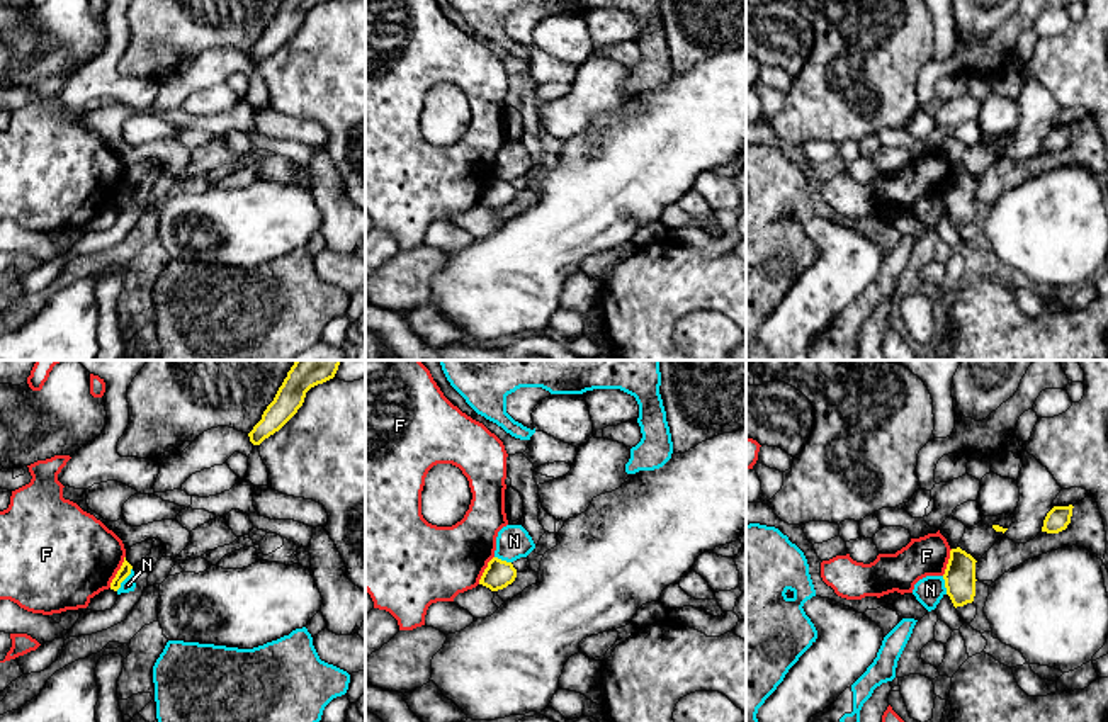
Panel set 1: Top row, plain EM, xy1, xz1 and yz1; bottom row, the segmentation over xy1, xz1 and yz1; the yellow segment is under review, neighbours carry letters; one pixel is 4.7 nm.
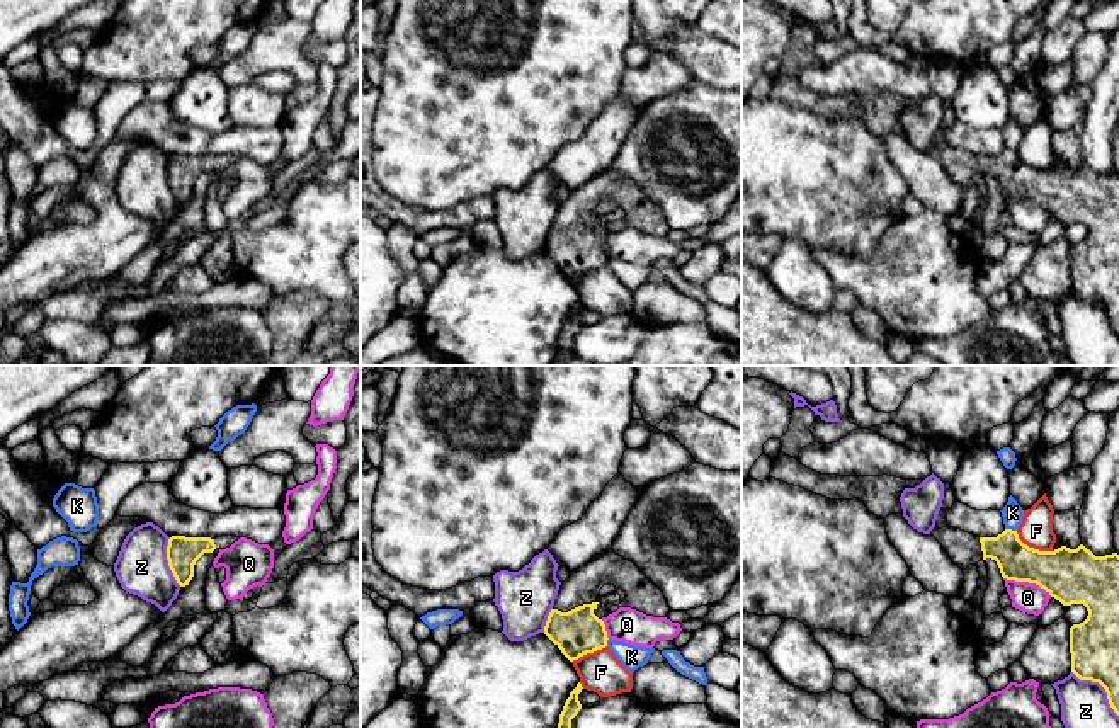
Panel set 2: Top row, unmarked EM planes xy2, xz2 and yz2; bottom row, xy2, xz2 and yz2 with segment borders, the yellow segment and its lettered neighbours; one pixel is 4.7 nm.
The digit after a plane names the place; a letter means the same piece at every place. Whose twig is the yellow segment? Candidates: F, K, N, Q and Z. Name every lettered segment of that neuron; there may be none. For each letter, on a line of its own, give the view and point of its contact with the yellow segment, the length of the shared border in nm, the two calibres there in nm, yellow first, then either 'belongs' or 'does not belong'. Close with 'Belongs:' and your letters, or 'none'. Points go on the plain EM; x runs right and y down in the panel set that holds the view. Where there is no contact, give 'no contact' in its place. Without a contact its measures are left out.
F: contact yz2 (1033, 167); length 200 nm; calibres 260 and 160 nm; does not belong
K: contact yz2 (1011, 148); length 60 nm; calibres 180 and 100 nm; does not belong
N: contact xy1 (124, 197); length 130 nm; calibres 60 and 70 nm; does not belong
Q: contact yz2 (1028, 199); length 240 nm; calibres 260 and 140 nm; does not belong
Z: contact xy2 (169, 181); length 240 nm; calibres 150 and 260 nm; does not belong
Belongs: none

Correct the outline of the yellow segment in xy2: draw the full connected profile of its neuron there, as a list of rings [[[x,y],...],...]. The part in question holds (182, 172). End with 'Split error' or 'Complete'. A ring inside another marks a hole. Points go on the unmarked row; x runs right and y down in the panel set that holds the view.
[[[172,155],[167,165],[168,185],[180,206],[189,204],[194,196],[194,184],[204,172],[216,168],[211,156]]]. Complete

